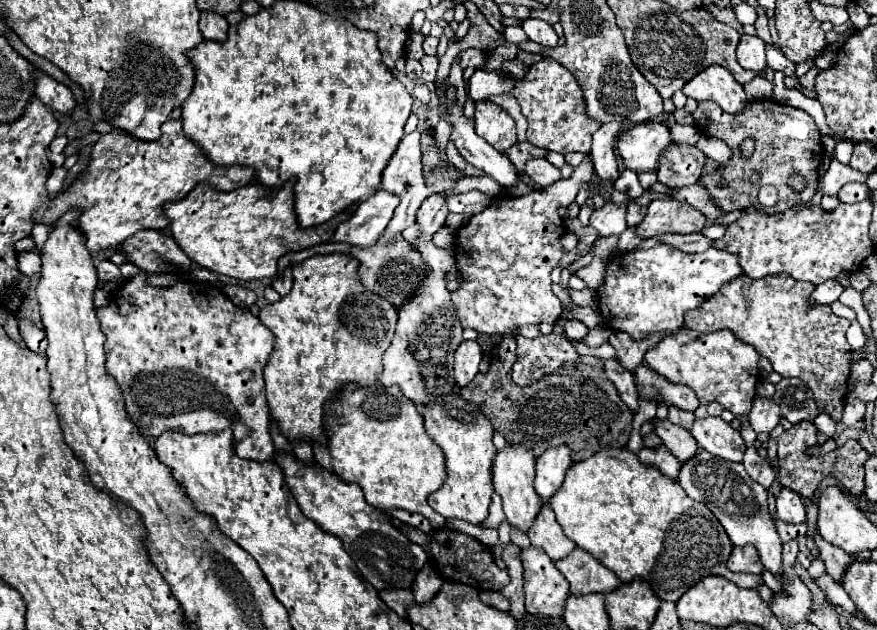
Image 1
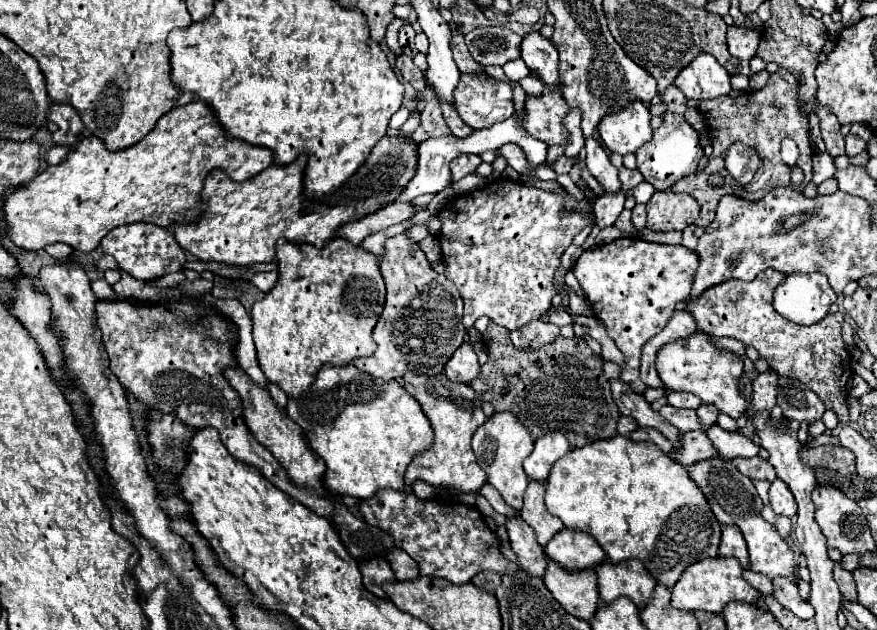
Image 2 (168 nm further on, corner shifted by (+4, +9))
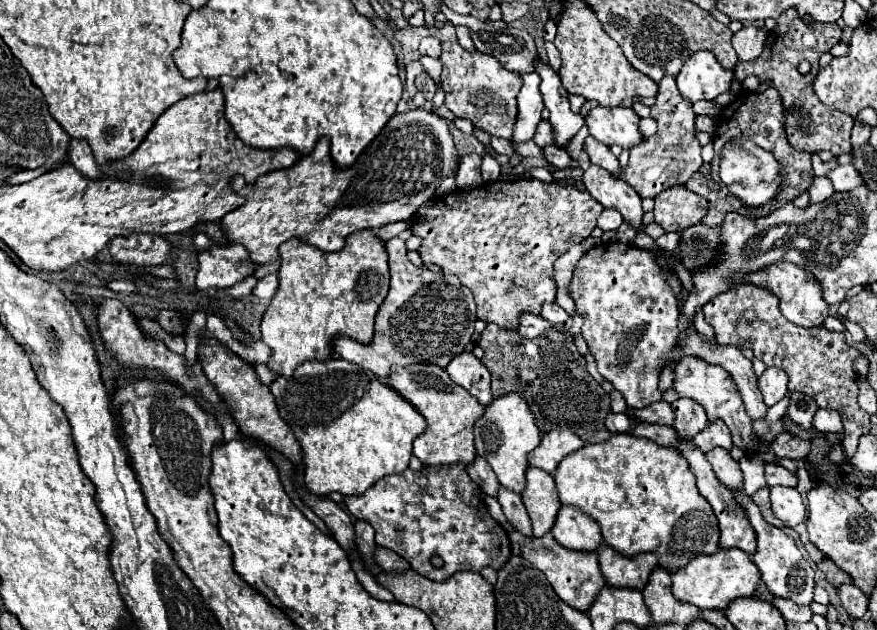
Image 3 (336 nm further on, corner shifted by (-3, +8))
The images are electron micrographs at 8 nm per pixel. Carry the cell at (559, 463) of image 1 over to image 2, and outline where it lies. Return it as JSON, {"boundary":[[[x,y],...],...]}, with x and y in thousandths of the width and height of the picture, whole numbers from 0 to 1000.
{"boundary":[[[629,686],[609,702],[607,721],[597,730],[597,749],[604,762],[620,765],[627,752],[629,737],[650,714],[650,705],[641,686]]]}

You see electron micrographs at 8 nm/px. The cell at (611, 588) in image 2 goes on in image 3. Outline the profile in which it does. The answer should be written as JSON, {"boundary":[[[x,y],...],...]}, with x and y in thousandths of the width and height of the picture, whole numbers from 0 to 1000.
{"boundary":[[[685,865],[681,881],[683,881],[683,897],[692,929],[704,935],[733,938],[740,922],[740,913],[749,897],[749,884],[742,878],[713,884],[708,878],[697,875],[692,865]]]}

